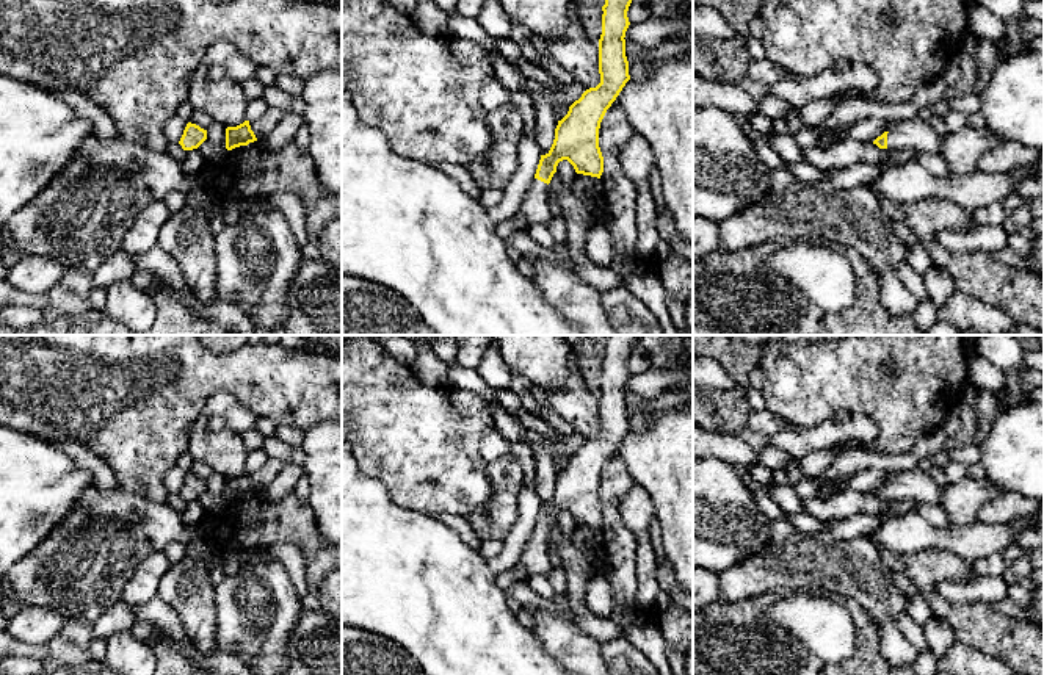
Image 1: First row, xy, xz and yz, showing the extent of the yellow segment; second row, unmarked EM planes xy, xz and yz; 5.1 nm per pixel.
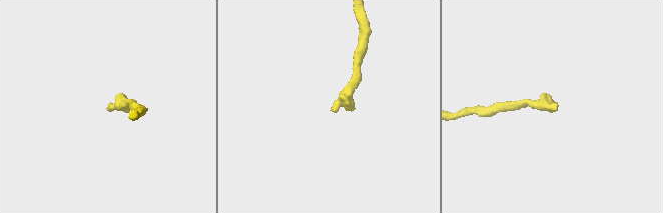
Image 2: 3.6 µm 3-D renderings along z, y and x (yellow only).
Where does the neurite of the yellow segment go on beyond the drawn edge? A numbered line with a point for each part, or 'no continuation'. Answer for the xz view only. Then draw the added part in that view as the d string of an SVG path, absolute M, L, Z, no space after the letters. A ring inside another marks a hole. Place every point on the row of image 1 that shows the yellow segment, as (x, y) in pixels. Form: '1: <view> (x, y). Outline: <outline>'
1: xz (535, 209). Outline: M535 179L516 215L511 219L497 224L495 230L502 240L508 241L514 233L527 232L535 224L549 222L550 218L549 185Z

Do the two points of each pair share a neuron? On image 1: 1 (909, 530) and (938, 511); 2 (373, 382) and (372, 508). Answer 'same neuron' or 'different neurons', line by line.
1: different neurons
2: different neurons

